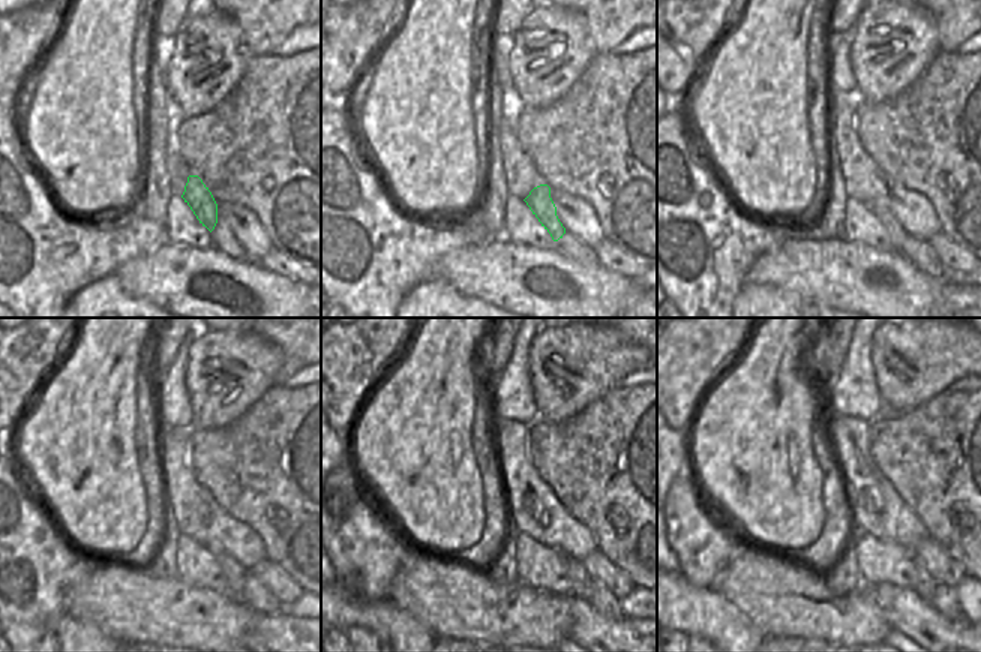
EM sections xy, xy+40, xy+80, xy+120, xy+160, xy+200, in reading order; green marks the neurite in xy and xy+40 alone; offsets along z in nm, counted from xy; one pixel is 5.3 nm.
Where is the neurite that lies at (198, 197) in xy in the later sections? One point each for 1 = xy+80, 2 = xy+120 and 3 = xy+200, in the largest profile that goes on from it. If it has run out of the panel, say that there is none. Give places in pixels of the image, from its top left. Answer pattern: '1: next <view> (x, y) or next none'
1: next xy+80 (879, 207)
2: next xy+120 (234, 573)
3: next xy+200 (924, 588)

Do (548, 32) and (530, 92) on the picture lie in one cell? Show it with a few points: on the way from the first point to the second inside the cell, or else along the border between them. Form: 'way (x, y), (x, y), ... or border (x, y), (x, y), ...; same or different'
way (548, 47), (548, 57), (540, 77); same

